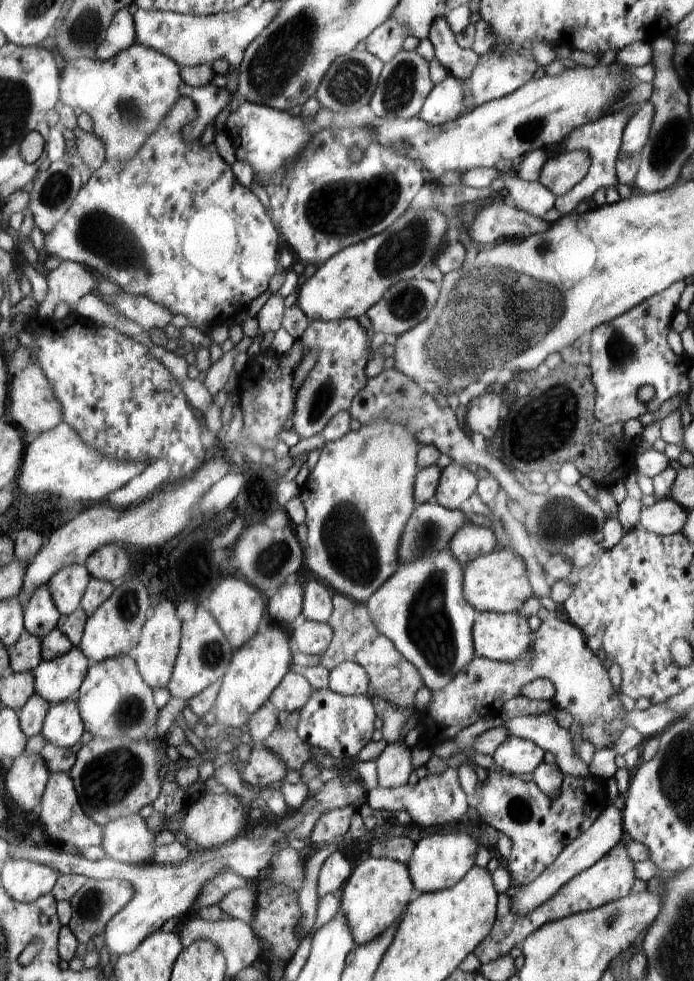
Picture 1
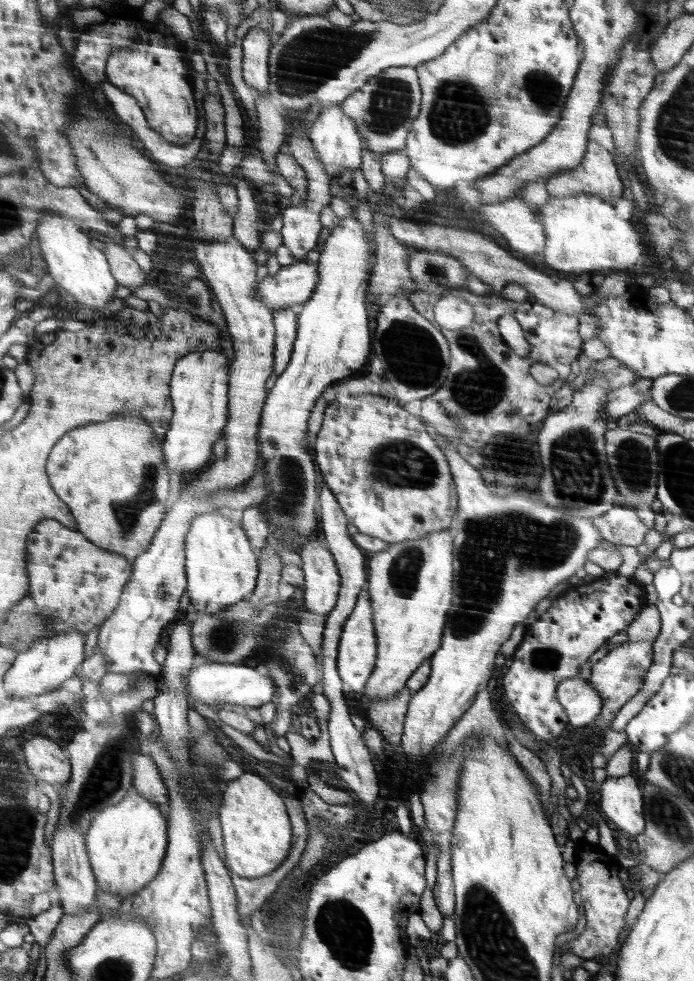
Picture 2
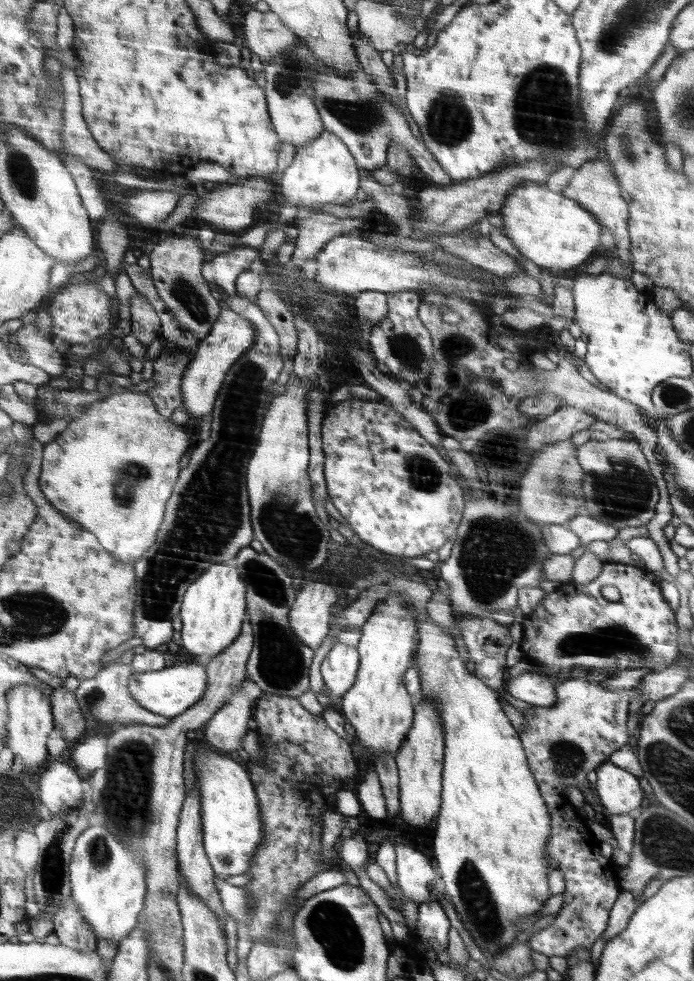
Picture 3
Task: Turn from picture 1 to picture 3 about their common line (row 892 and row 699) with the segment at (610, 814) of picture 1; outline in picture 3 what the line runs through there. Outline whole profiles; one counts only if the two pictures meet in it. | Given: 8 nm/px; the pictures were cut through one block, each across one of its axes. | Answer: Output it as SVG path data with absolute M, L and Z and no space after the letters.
M538 669L509 679L505 694L534 706L550 708L557 702L556 685Z

